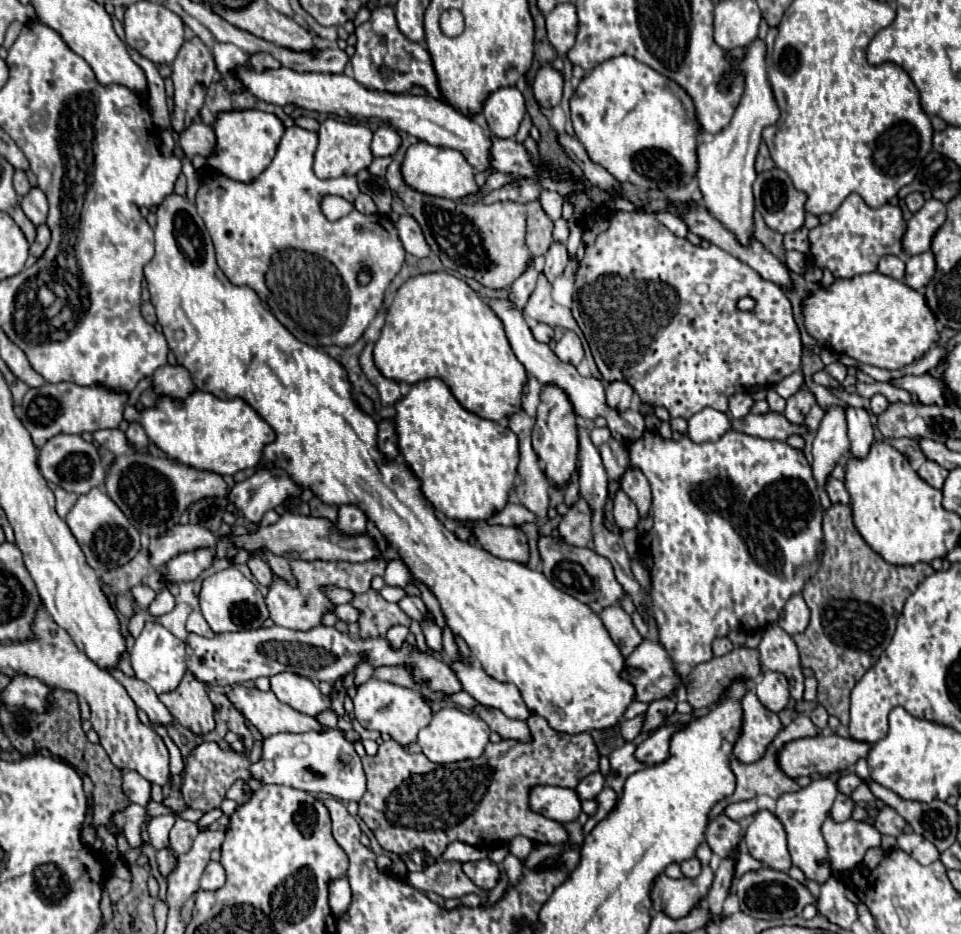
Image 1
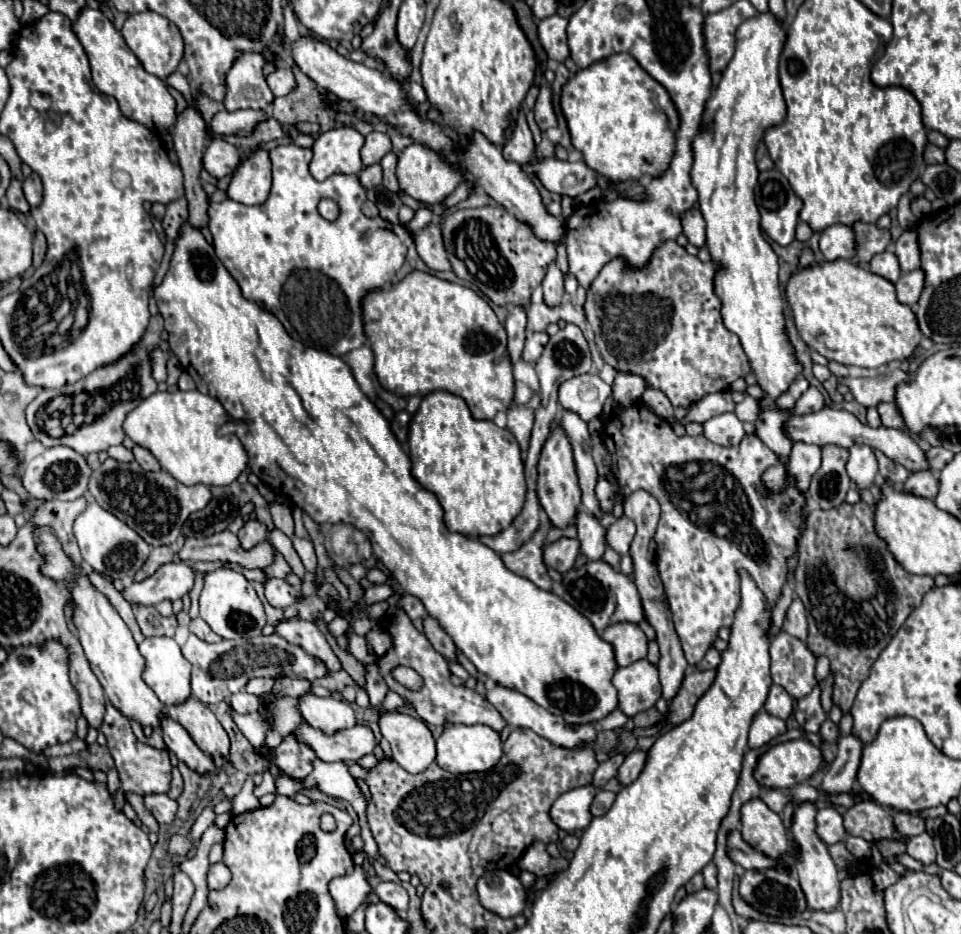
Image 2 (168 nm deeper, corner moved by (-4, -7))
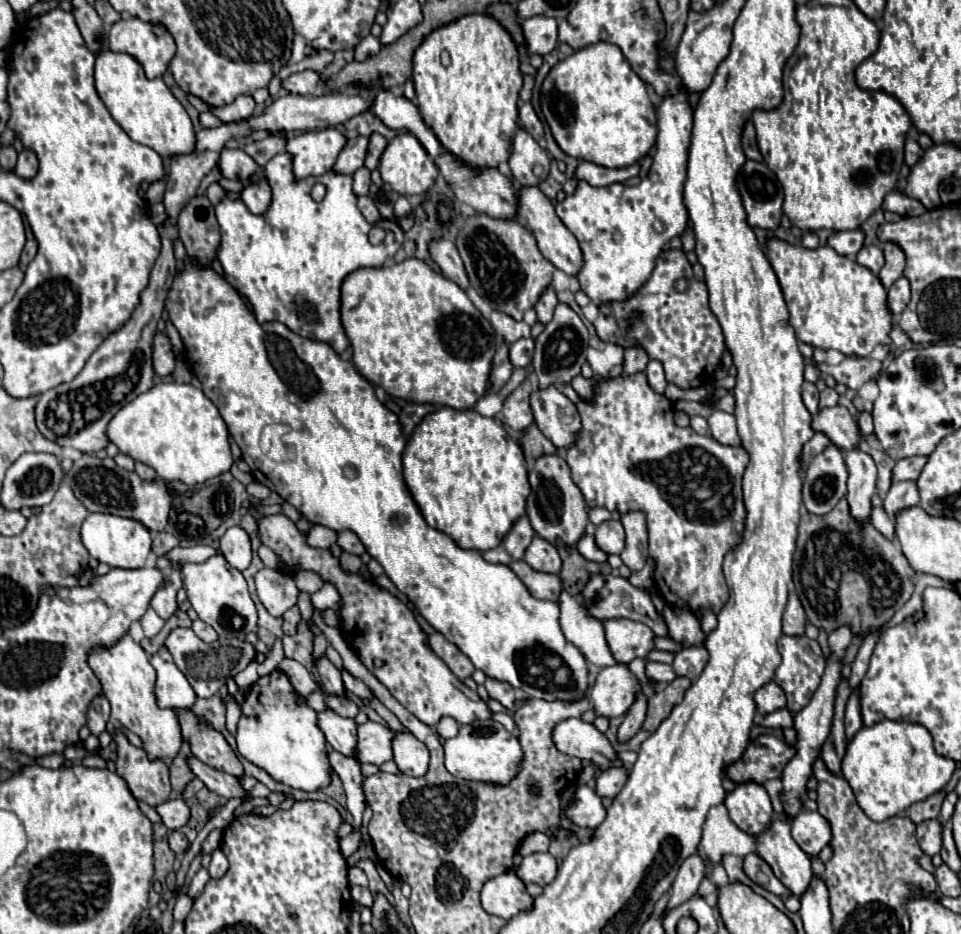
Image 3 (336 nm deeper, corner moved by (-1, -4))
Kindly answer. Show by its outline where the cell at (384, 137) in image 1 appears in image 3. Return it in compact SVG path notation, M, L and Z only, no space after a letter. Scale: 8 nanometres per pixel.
M357 136L345 142L345 148L337 156L337 164L333 166L333 172L337 174L353 174L357 168L363 166L367 154L367 138Z

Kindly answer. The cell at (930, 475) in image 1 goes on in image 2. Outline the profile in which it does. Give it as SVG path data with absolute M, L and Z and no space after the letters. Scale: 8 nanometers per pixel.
M918 471L918 473L912 473L904 485L906 491L914 493L914 495L920 495L920 497L926 497L926 499L934 499L936 497L936 491L938 491L938 483L936 483L936 475L932 475L932 471Z

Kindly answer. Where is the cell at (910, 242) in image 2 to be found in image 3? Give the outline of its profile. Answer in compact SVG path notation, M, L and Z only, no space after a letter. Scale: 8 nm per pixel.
M885 242L883 244L883 254L885 254L885 264L881 268L881 272L877 274L881 284L885 288L889 288L897 278L903 276L903 268L905 268L905 254L901 252L901 248L897 244Z

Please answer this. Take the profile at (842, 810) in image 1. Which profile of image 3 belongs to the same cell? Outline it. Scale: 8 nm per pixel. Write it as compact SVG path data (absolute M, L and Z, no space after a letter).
M803 810L797 818L793 818L793 840L797 840L799 848L807 854L819 854L831 840L829 822L819 812Z

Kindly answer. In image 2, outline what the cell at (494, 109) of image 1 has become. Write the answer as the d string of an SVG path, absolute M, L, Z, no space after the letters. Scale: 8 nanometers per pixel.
M524 111L518 113L510 139L502 145L502 155L504 155L504 159L516 161L520 165L528 163L534 157L534 141L532 141L532 133L528 129Z

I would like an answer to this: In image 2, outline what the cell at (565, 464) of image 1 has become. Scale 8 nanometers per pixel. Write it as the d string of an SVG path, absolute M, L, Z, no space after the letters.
M554 423L552 435L548 443L544 443L538 463L538 497L542 507L546 509L550 521L558 527L566 527L578 513L580 507L580 487L576 483L576 463L572 463L572 445L564 431L560 431L560 423Z

